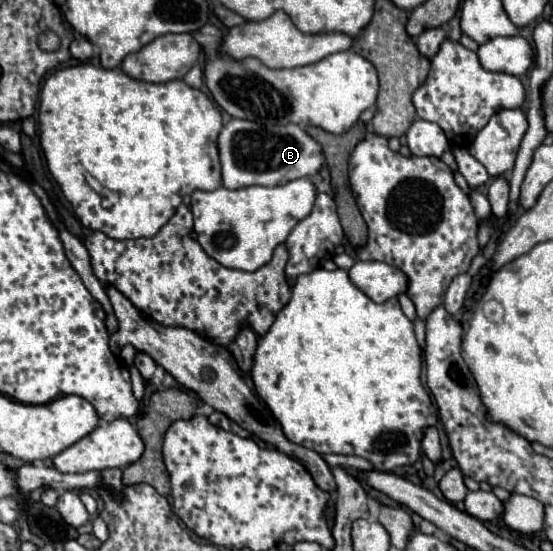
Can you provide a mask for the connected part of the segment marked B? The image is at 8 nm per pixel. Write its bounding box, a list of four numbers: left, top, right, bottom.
[217,119,325,189]

